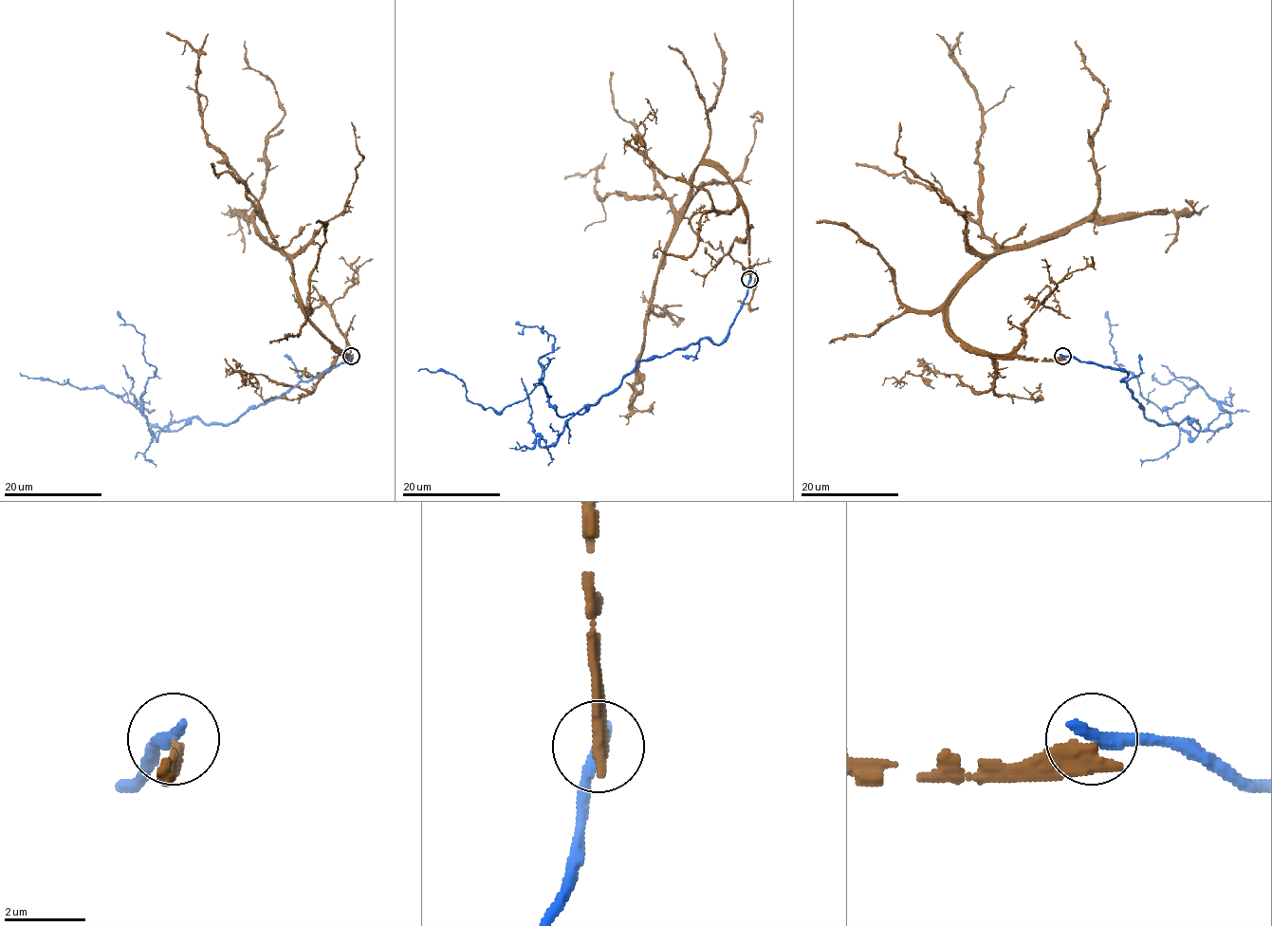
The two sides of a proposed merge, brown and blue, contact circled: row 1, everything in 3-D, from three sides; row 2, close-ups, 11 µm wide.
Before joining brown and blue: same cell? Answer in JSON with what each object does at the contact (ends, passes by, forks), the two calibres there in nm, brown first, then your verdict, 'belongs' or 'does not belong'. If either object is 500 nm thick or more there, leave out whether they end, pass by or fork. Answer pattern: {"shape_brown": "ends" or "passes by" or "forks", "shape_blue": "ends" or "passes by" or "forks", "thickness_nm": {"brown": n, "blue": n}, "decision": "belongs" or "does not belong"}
{"shape_brown": "ends", "shape_blue": "ends", "thickness_nm": {"brown": 480, "blue": 360}, "decision": "does not belong"}

